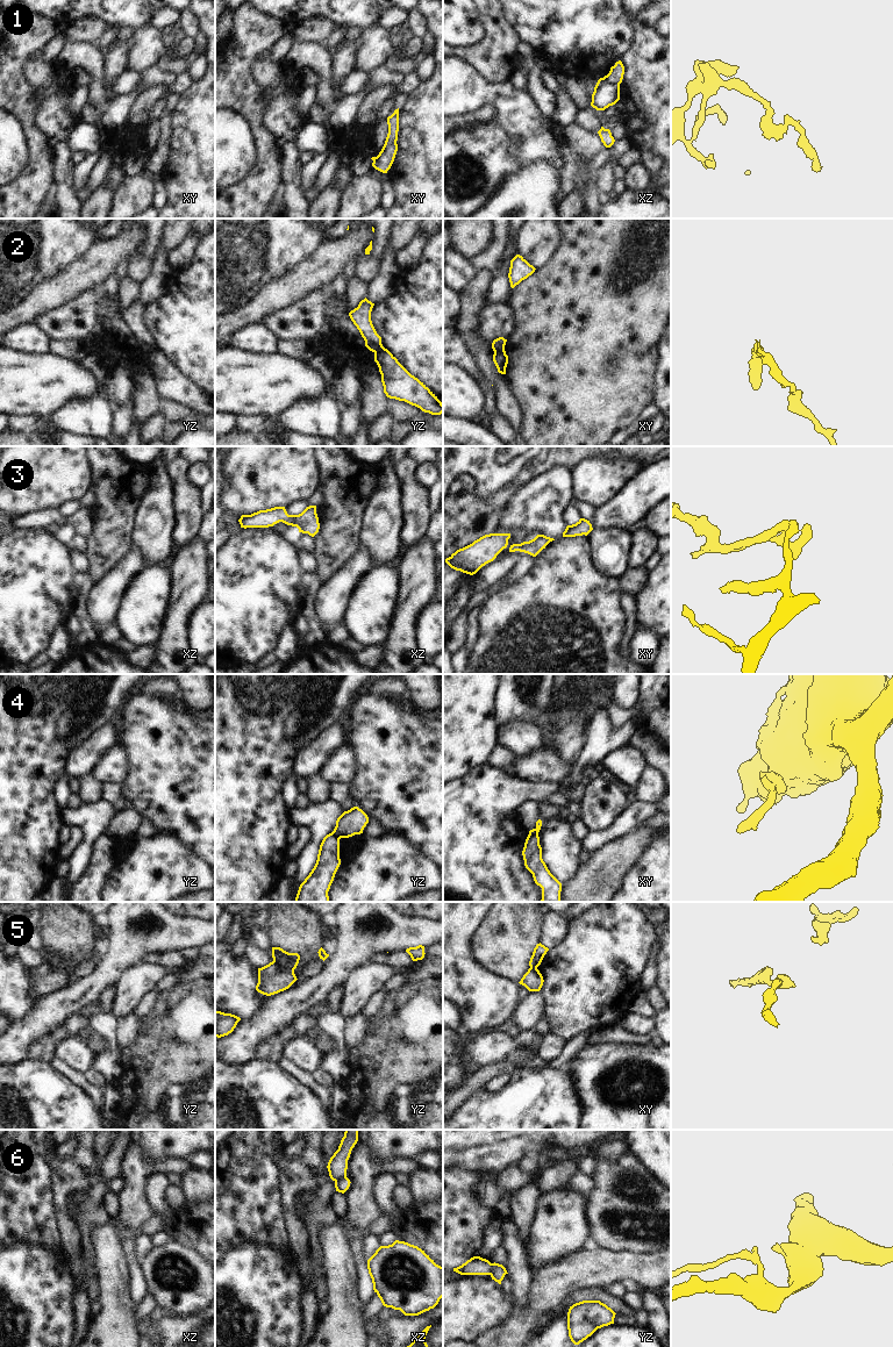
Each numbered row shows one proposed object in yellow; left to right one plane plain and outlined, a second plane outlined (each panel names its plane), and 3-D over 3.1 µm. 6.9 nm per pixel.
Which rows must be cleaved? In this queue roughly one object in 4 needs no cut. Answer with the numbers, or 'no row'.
1, 2, 4, 5, 6

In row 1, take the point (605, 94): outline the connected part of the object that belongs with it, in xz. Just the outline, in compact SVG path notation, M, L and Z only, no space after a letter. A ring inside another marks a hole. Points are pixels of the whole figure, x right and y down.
M600 78L592 94L591 106L596 110L605 110L609 106L615 105L620 100L620 84L607 83Z

